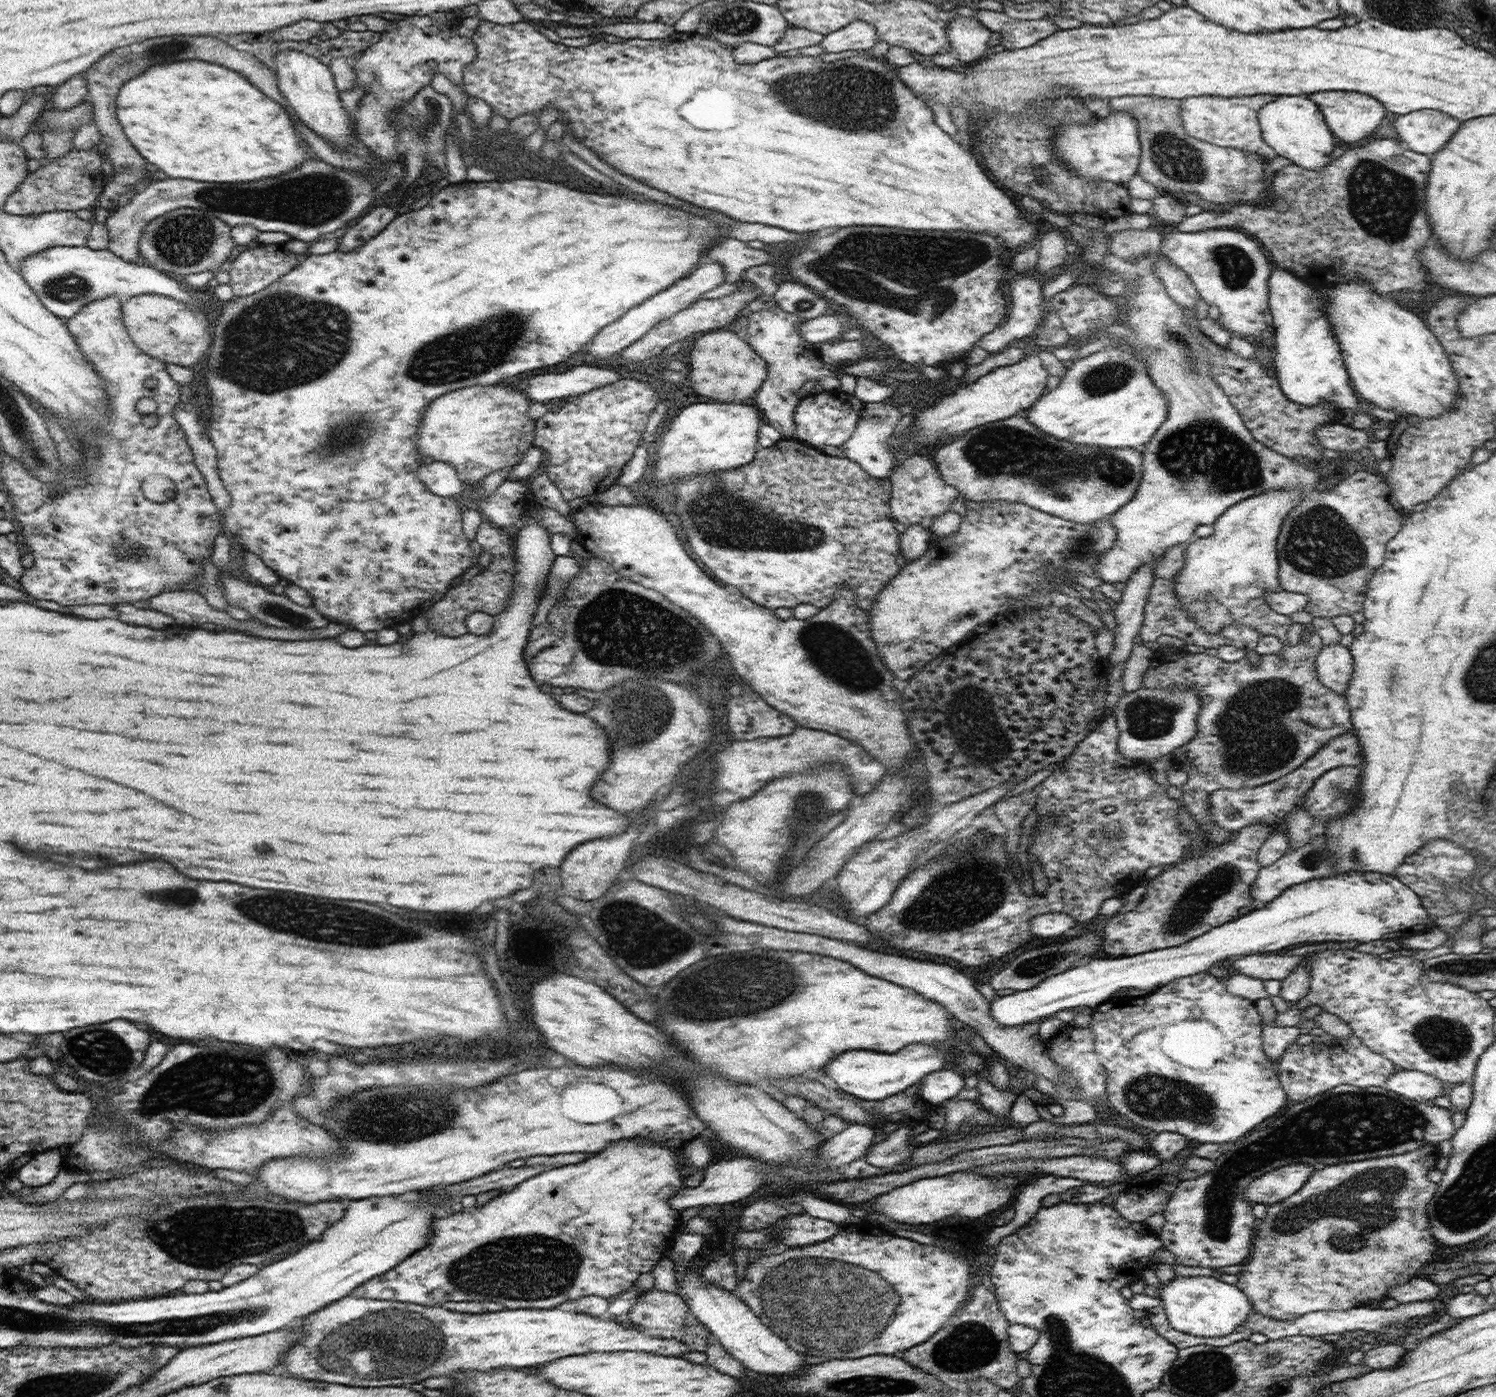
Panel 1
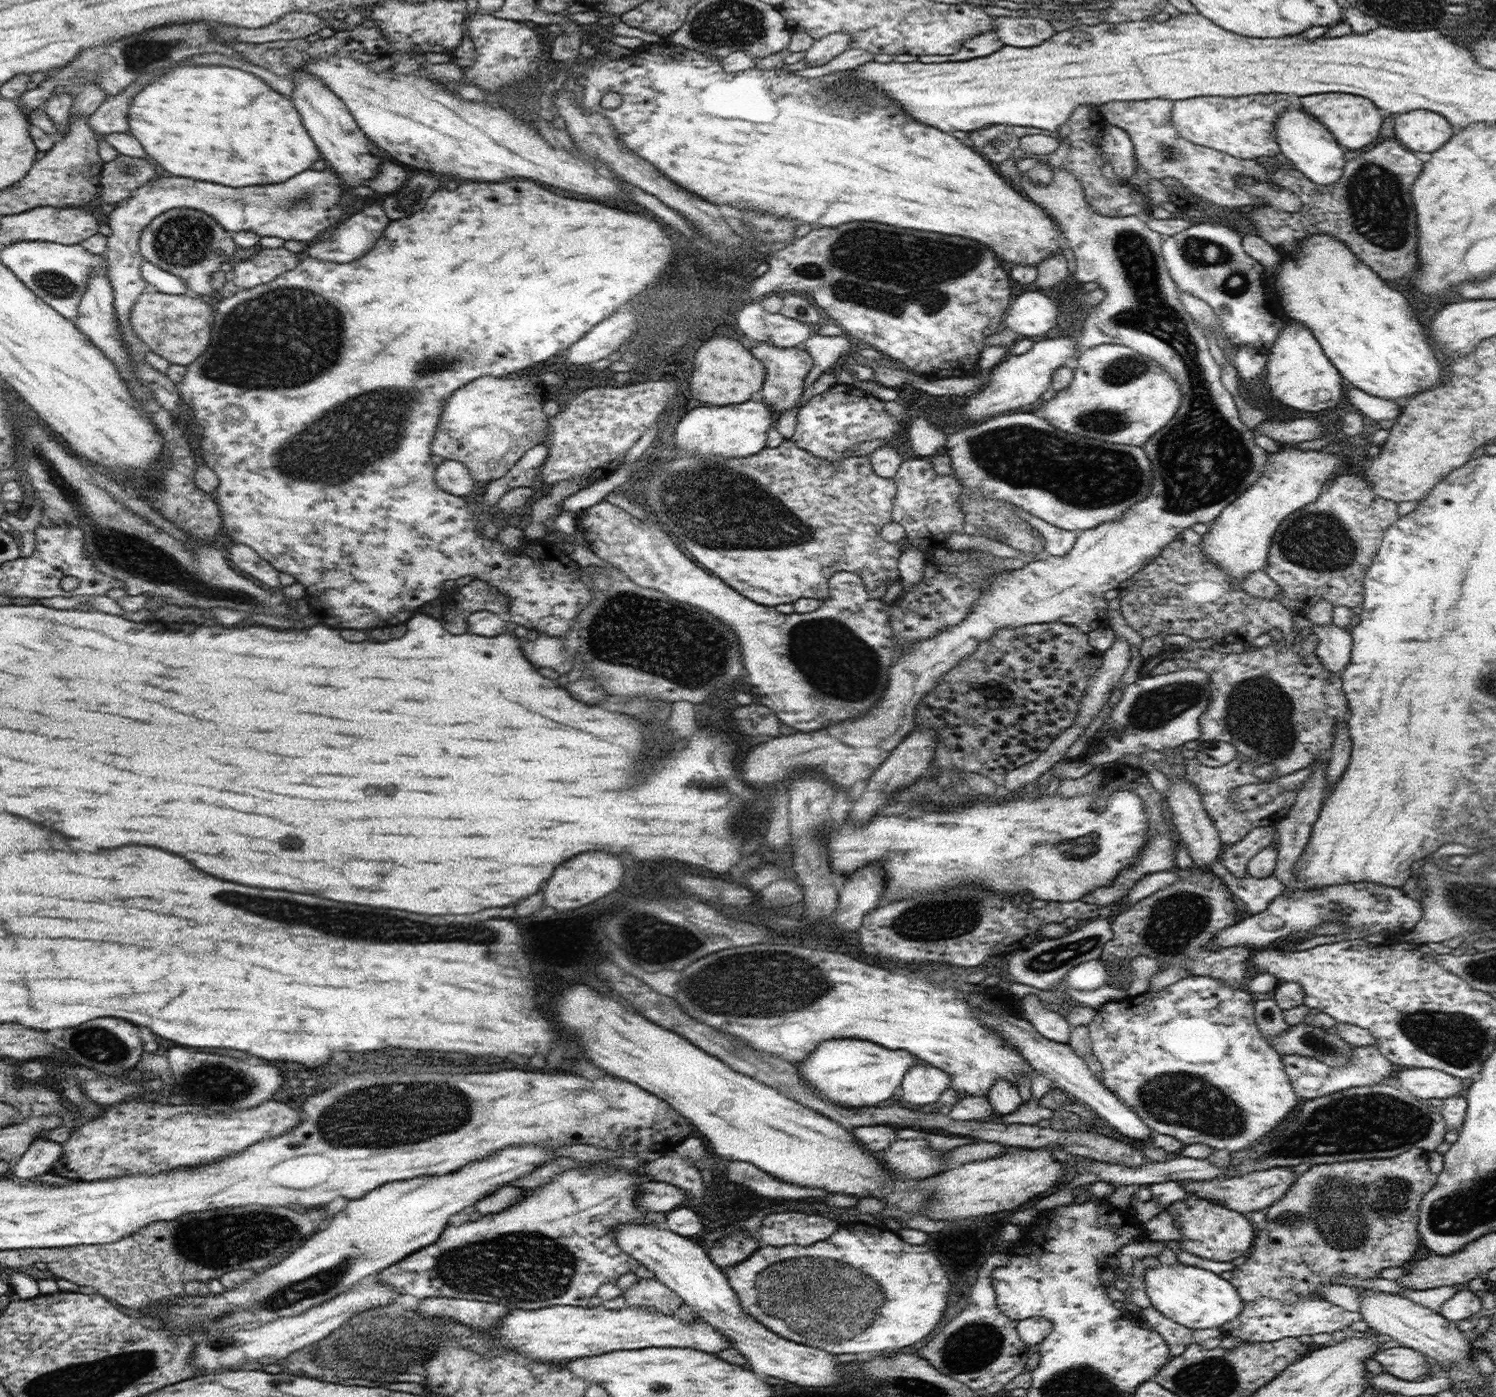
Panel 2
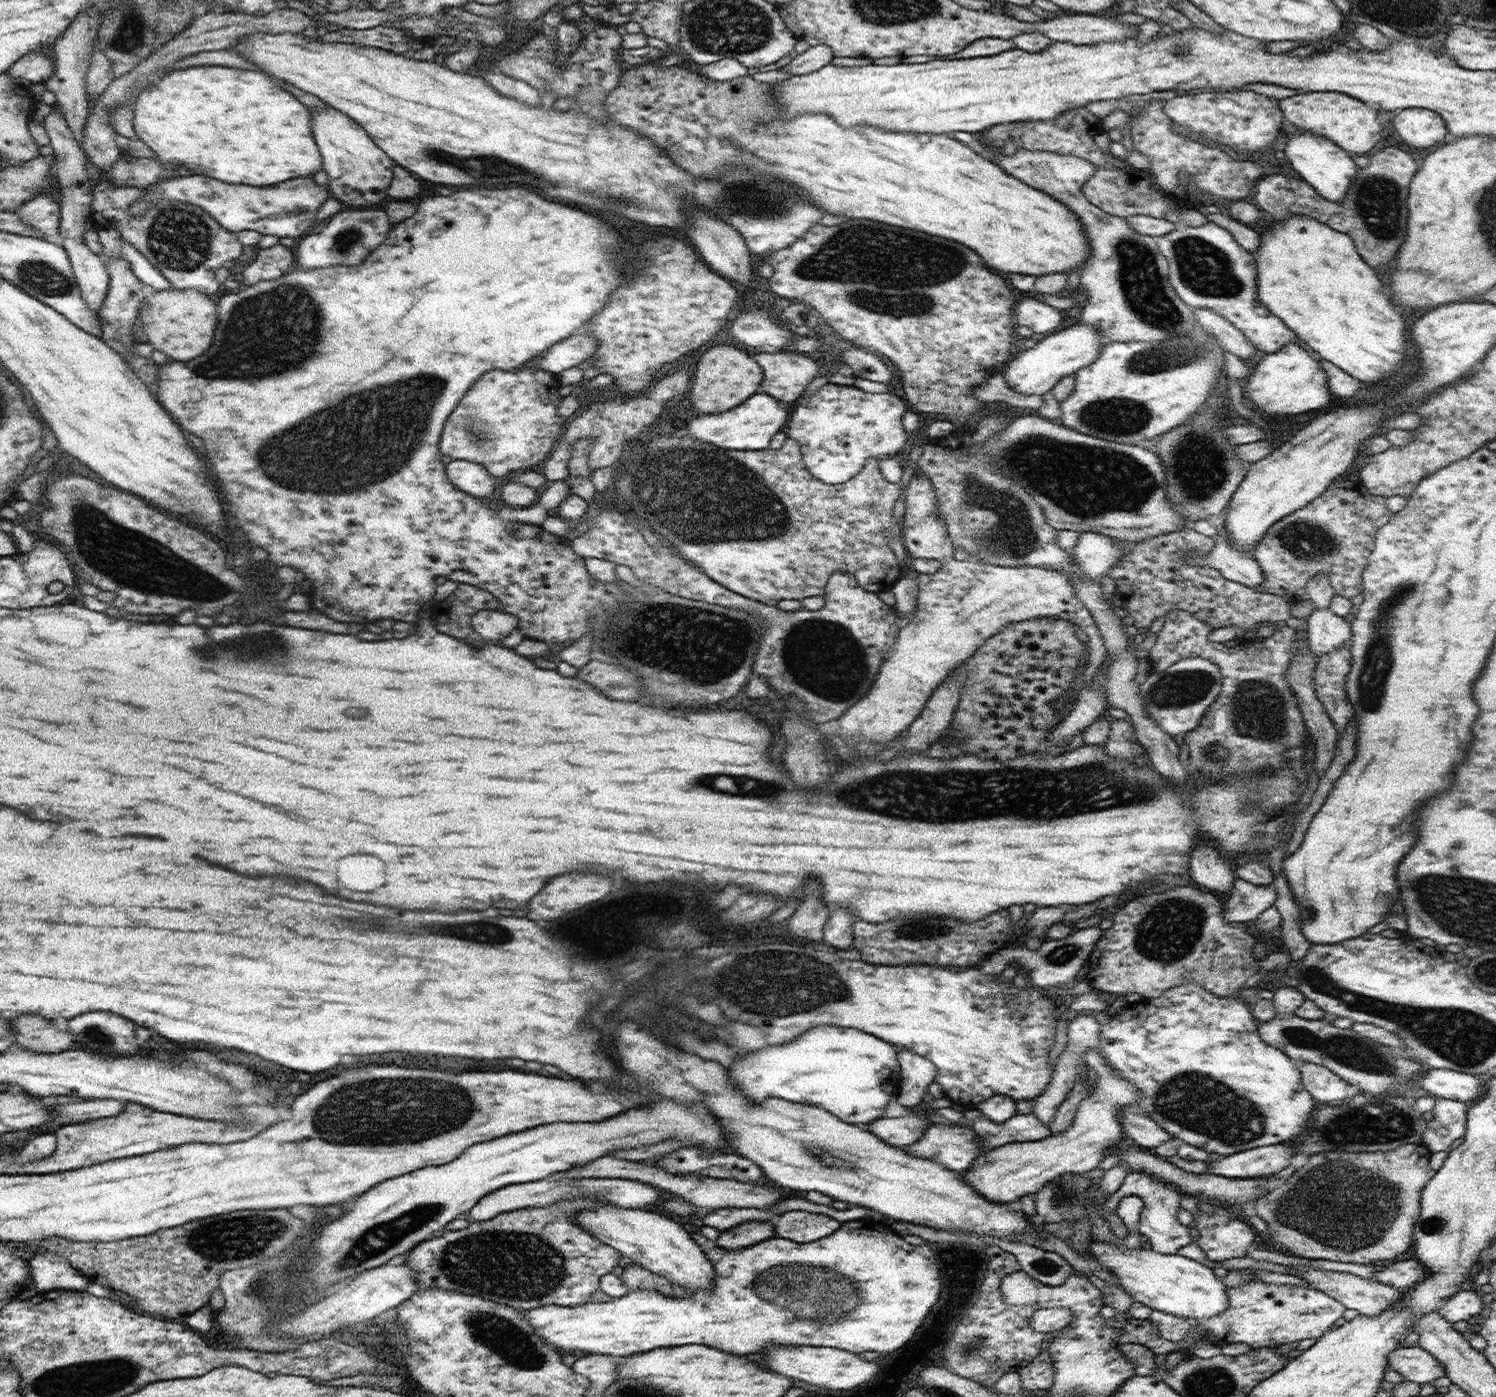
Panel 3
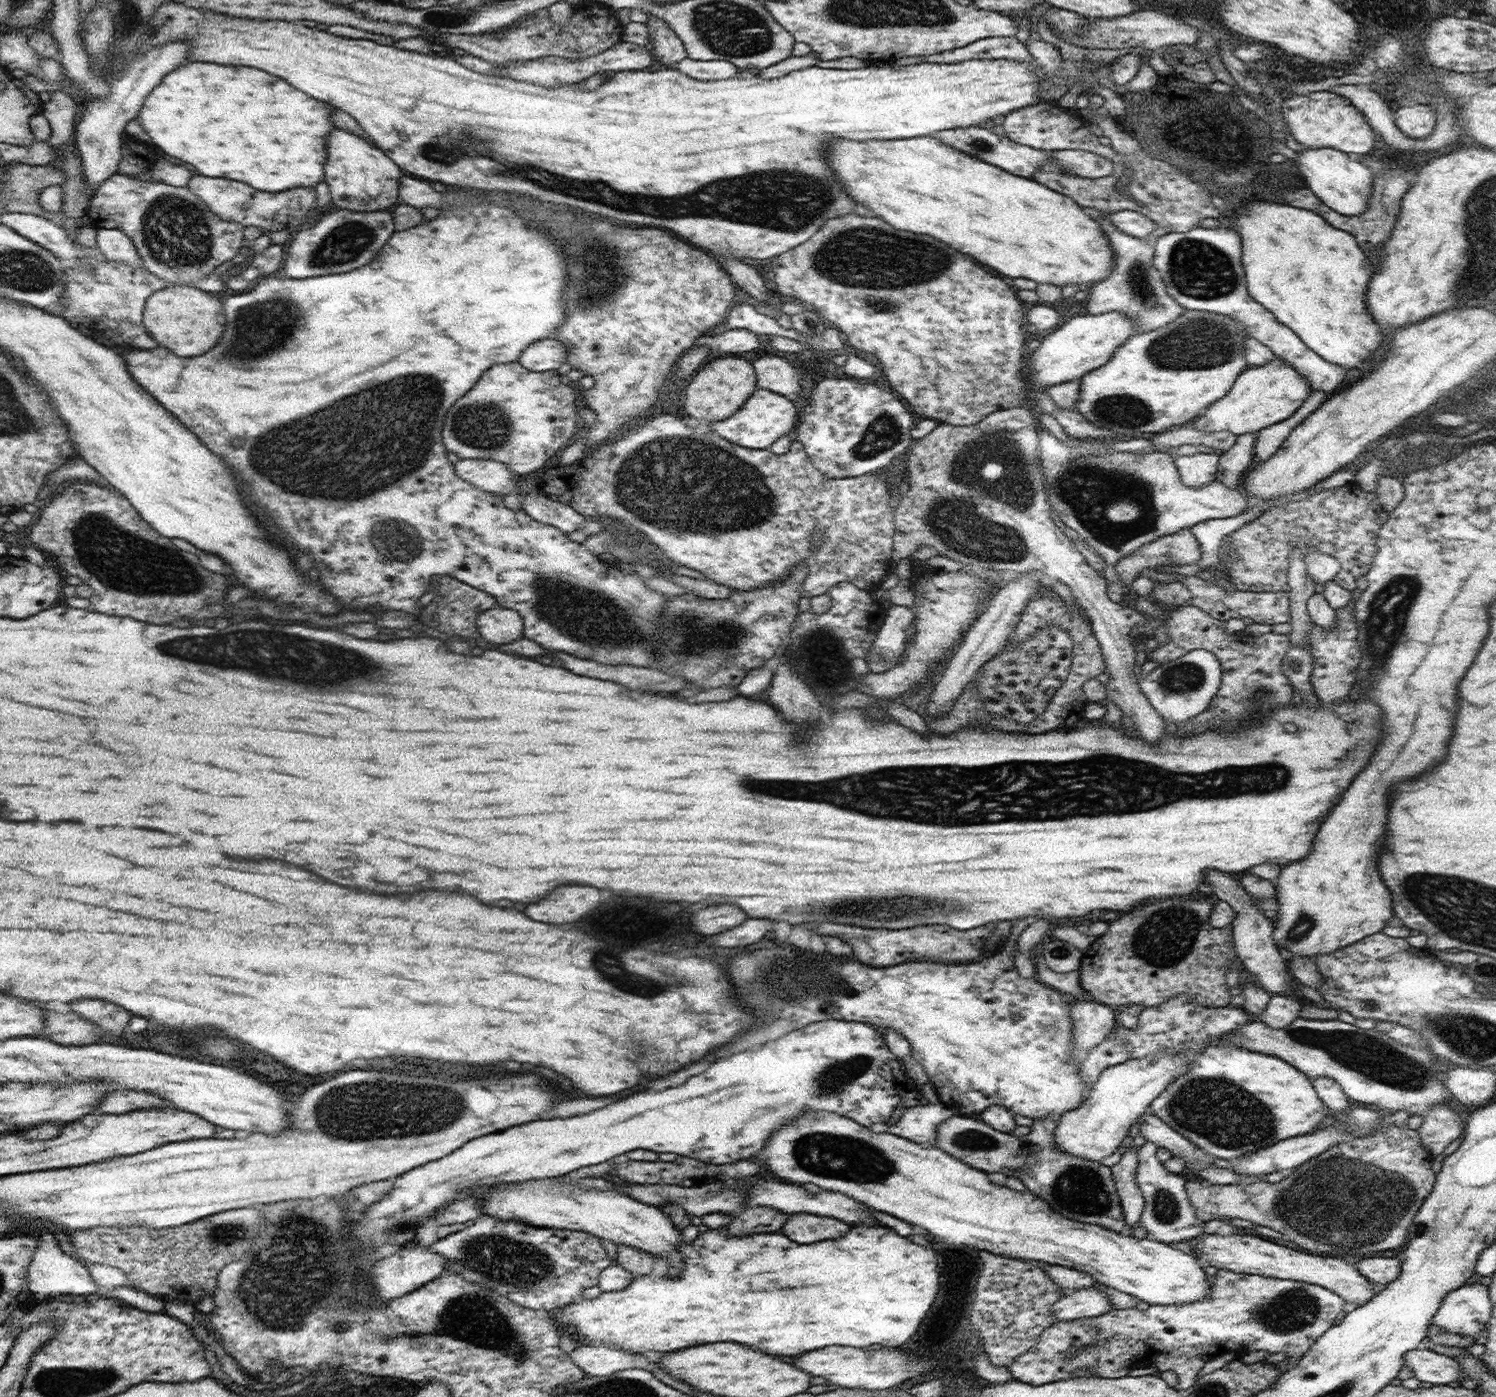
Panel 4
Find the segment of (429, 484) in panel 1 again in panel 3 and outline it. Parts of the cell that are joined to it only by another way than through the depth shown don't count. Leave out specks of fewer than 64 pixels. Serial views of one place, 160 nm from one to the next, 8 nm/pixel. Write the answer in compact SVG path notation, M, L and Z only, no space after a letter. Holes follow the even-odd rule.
M452 459L445 465L448 480L458 489L475 497L491 498L497 494L494 477L481 464L469 460Z

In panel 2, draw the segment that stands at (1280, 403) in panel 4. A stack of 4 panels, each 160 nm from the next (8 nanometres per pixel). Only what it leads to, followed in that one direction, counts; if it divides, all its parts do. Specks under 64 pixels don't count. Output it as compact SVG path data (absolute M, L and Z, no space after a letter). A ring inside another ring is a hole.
M1294 319L1285 325L1267 356L1267 382L1272 396L1286 406L1306 412L1334 408L1344 394L1343 376L1325 355L1310 328L1304 328L1305 324Z

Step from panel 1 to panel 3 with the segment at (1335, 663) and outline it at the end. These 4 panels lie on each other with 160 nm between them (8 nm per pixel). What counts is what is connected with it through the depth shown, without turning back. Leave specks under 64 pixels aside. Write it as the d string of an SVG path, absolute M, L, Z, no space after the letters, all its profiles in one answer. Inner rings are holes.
M1316 608L1306 621L1308 647L1317 657L1350 645L1353 635L1351 623L1329 608Z

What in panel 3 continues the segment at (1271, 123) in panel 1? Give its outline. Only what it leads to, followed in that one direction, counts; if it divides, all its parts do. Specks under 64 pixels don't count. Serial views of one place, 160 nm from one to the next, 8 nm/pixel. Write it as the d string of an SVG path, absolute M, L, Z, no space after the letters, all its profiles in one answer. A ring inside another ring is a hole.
M1304 129L1297 130L1291 138L1288 138L1284 151L1286 160L1290 162L1290 168L1298 172L1298 177L1314 186L1314 190L1325 199L1343 203L1346 190L1352 186L1351 182L1355 179L1358 168L1348 152L1333 140Z

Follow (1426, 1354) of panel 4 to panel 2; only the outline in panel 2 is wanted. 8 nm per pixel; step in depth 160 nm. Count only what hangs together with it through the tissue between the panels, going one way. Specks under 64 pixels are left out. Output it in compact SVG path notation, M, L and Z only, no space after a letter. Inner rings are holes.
M1406 1346L1378 1349L1373 1354L1373 1359L1383 1366L1384 1371L1396 1376L1396 1378L1421 1381L1430 1377L1428 1358L1421 1352Z

